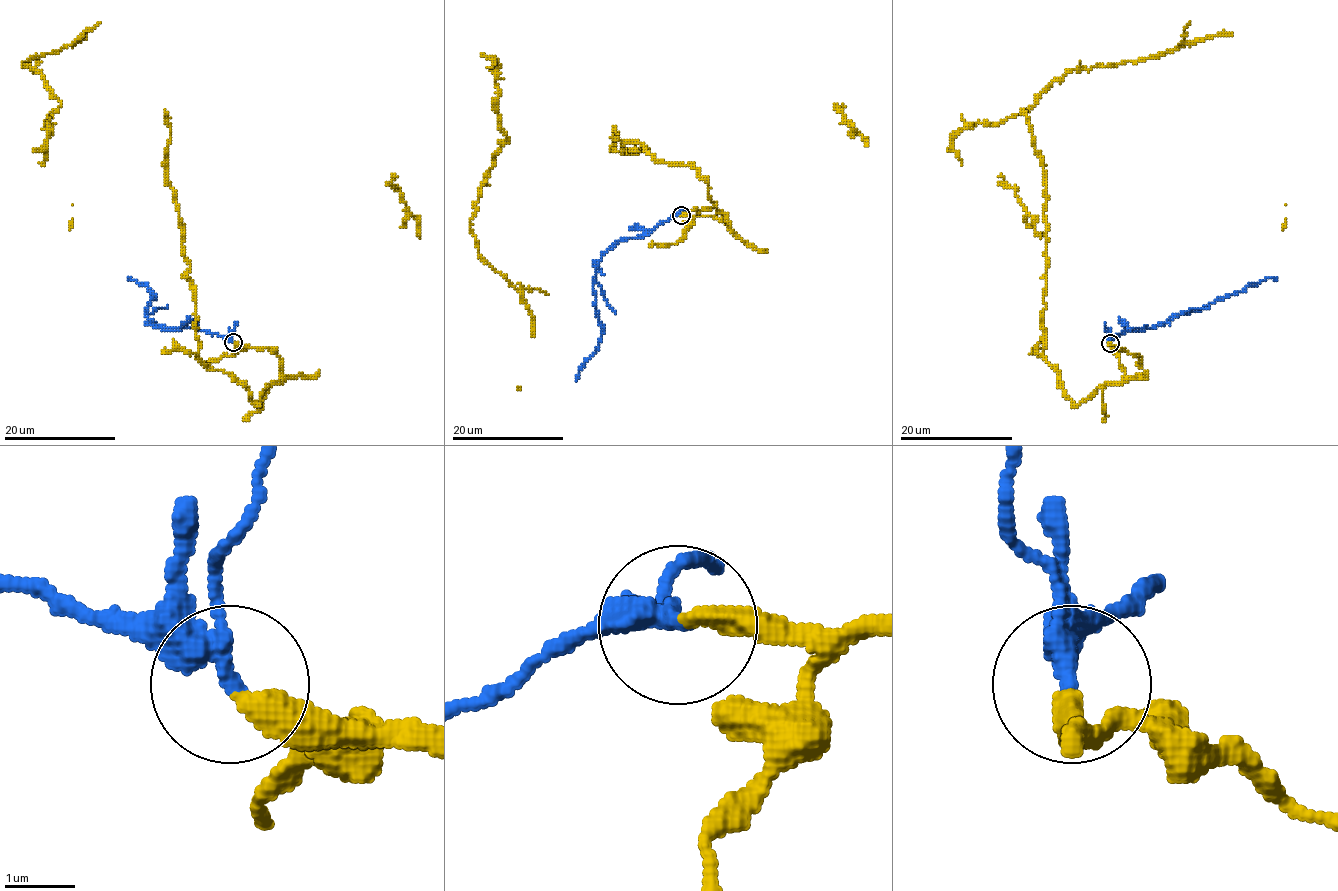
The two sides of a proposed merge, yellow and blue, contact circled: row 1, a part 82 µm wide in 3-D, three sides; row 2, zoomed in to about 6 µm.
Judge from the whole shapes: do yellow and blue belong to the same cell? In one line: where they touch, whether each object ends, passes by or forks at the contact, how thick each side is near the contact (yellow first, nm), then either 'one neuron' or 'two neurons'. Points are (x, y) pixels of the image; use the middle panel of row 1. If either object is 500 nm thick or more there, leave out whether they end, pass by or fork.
place (681, 215); yellow ends; blue ends; calibres 360 and 360 nm; two neurons

